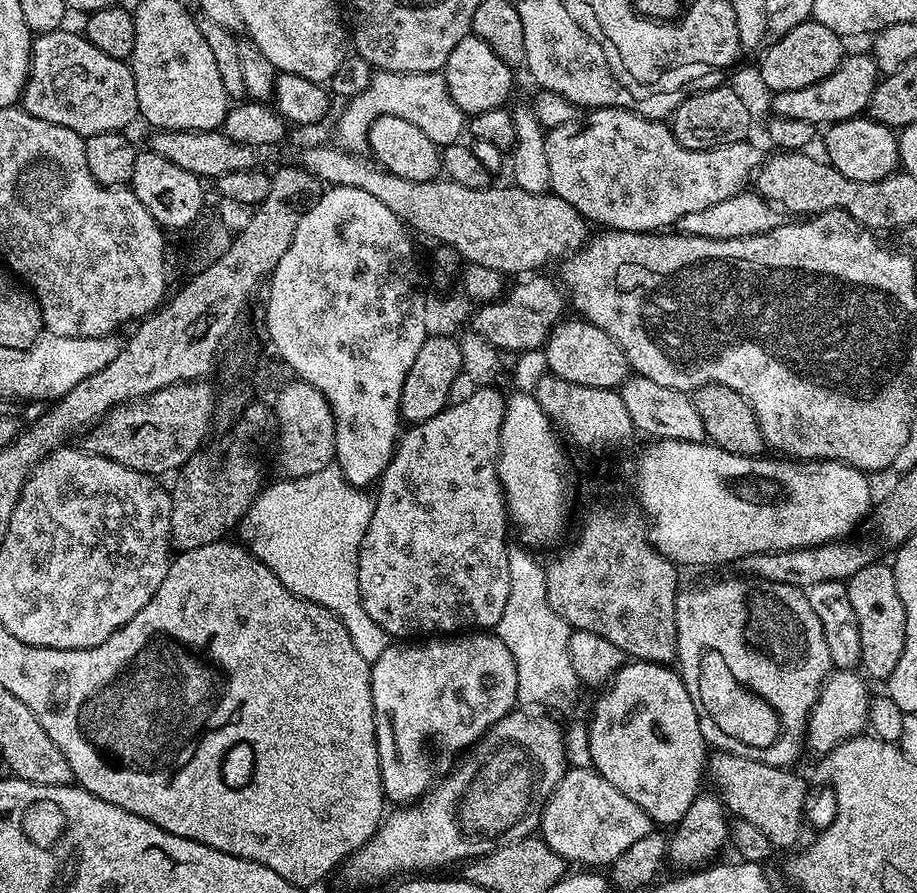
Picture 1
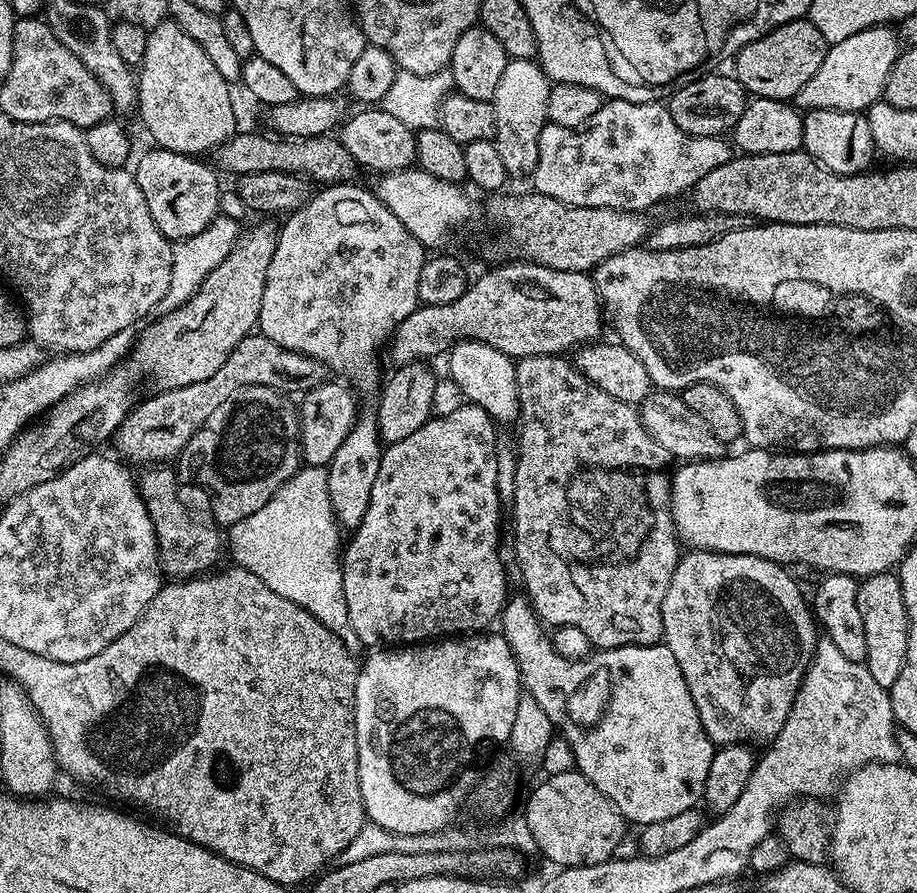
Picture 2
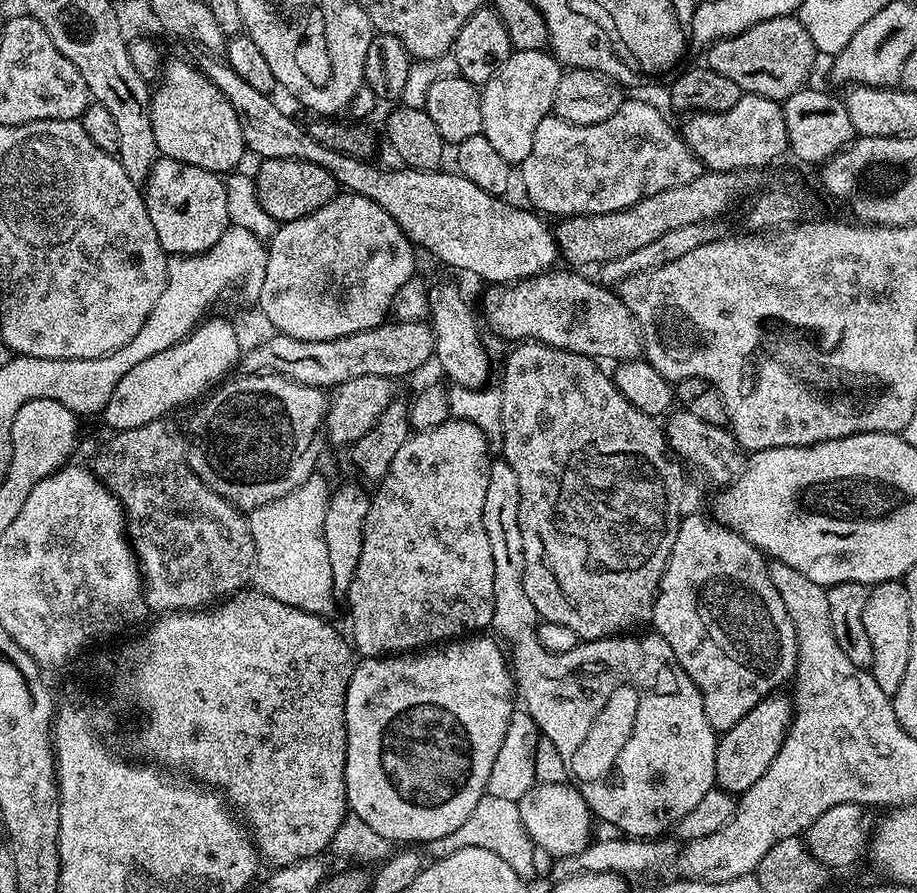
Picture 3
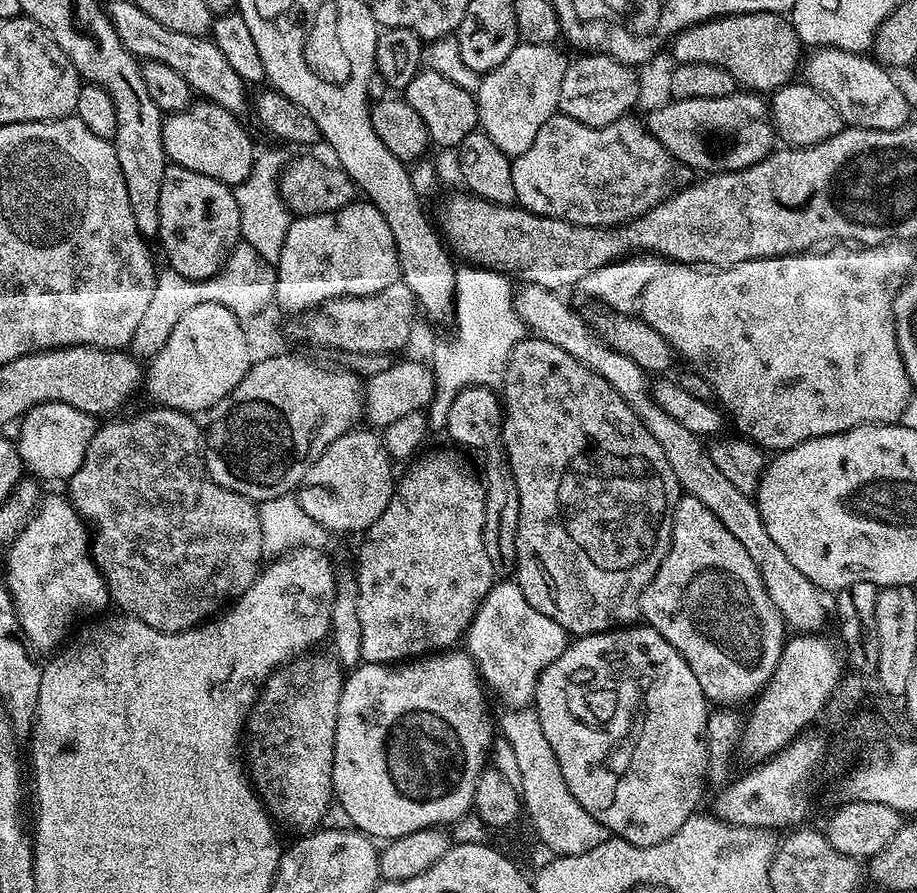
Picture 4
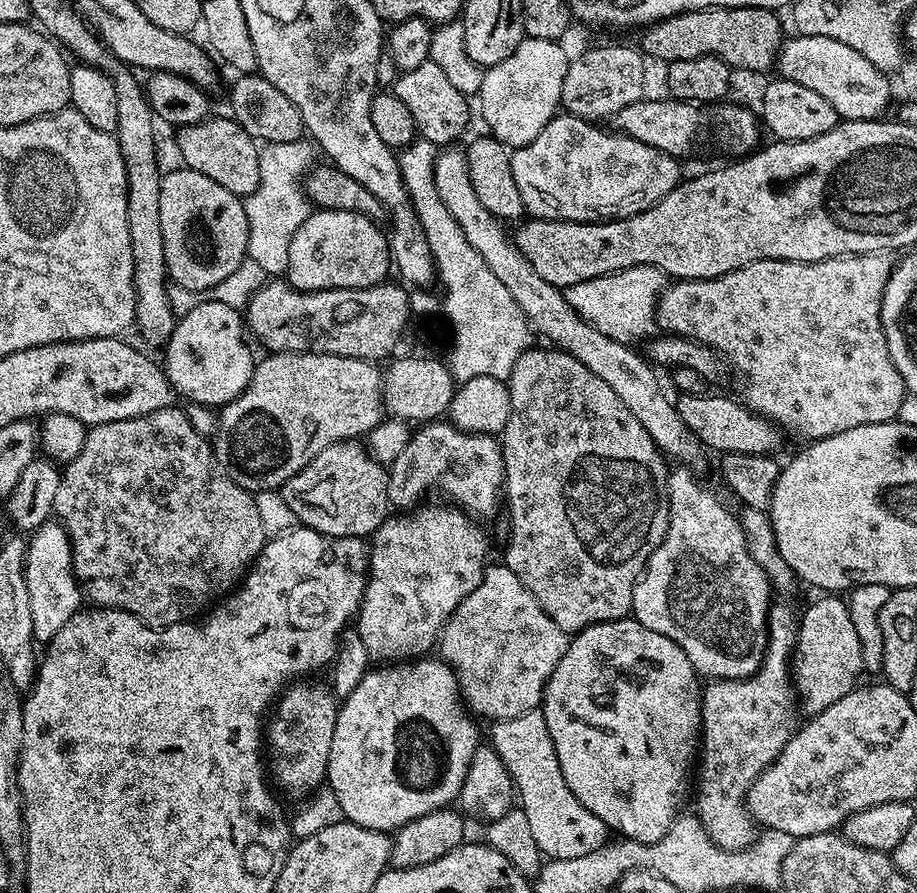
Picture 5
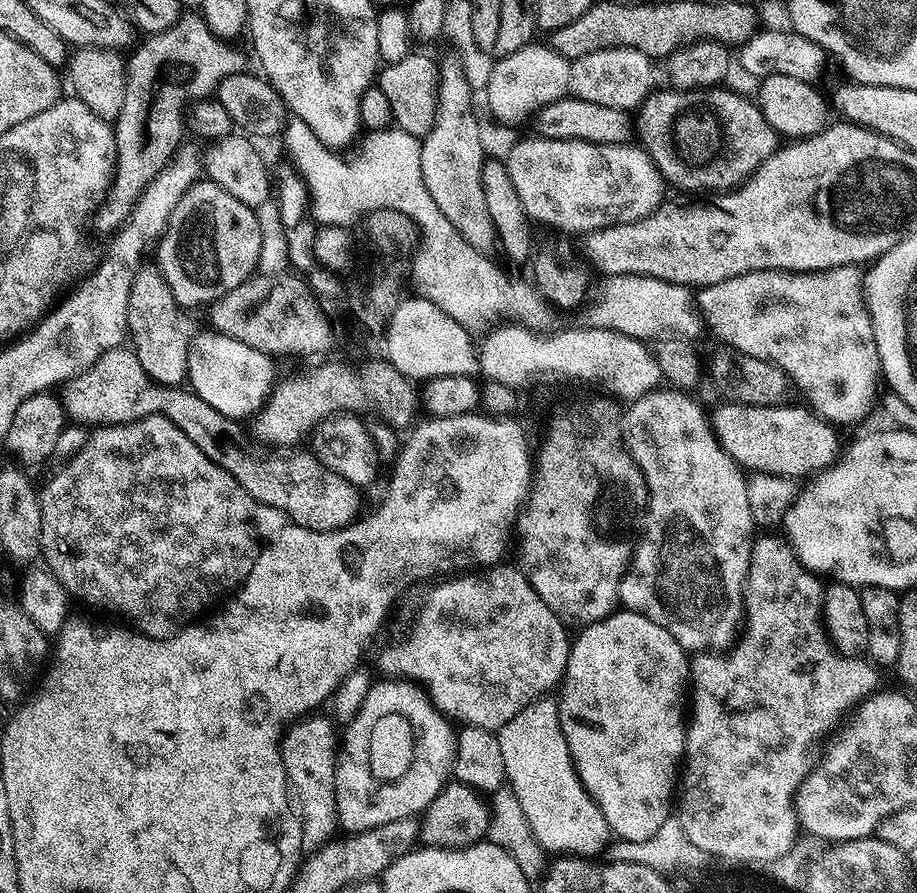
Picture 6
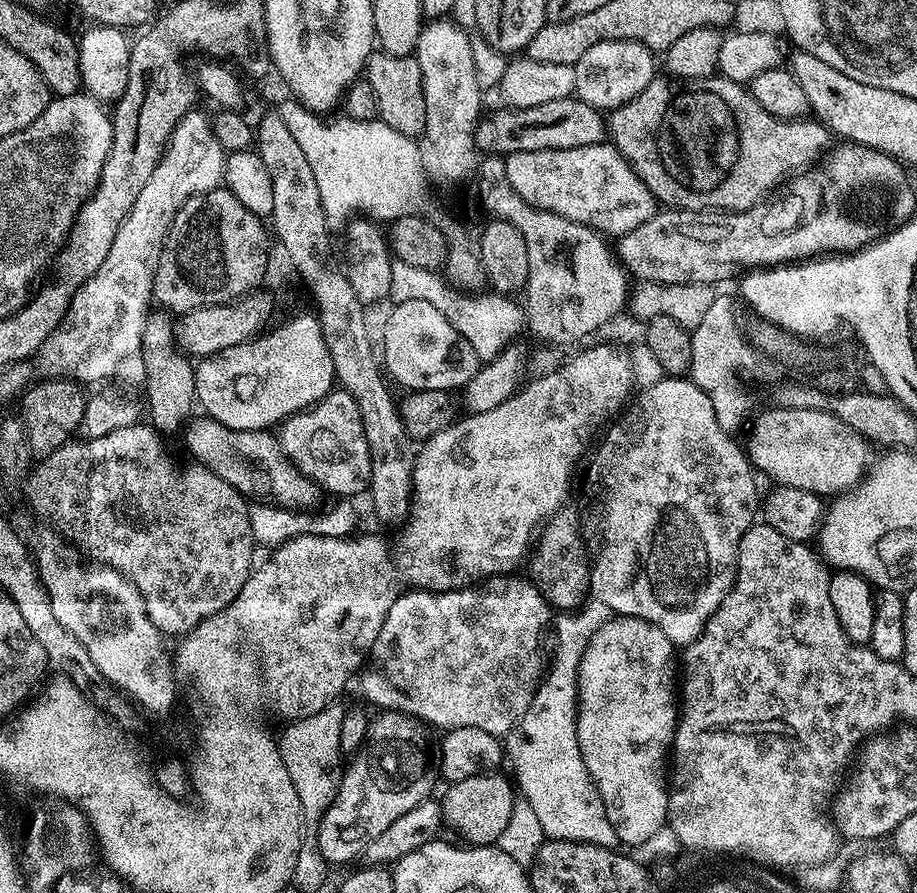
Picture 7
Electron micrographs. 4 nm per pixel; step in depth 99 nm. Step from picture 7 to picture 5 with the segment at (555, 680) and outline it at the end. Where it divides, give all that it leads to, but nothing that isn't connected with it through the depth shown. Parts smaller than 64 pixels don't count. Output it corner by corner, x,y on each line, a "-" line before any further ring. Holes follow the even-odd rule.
539,707
509,720
495,721
491,727
491,748
497,752
509,771
512,783
515,784
519,807
530,822
531,833
534,834
540,853
548,860
579,858
581,854
590,854
598,850
598,846
608,843
610,830
602,822
602,818
590,814
590,810
586,810
582,802
578,802
578,798
570,794
570,786
566,786
566,778
562,778
562,766
558,766
558,754
554,754
554,742
550,742
550,730
546,730
546,718

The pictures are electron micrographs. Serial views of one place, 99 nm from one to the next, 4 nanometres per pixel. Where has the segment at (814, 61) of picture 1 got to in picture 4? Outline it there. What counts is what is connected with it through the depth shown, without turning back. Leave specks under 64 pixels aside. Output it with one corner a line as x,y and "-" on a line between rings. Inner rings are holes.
743,12
737,16
719,16
717,20
695,24
693,28
676,33
671,41
671,48
676,64
706,62
710,66
722,66
722,70
729,72
741,89
751,90
756,94
771,94
784,84
793,83
795,76
792,75
798,72
802,64
802,45
792,21
787,15
778,12

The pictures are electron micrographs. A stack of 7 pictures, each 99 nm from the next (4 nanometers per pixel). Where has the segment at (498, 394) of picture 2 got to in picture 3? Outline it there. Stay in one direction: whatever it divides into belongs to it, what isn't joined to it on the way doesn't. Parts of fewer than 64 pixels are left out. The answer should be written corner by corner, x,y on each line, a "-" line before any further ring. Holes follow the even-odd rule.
431,285
428,288
428,314
436,339
435,363
440,363
441,370
453,380
451,383
455,387
483,389
488,380
488,352
476,330
476,316
471,306
464,301
459,286

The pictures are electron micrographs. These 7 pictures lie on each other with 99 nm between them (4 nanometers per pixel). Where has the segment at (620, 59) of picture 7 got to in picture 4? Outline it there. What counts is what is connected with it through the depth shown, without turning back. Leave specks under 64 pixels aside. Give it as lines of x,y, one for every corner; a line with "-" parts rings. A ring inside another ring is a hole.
580,54
577,57
577,60
573,59
569,63
566,78
562,78
562,91
558,93
559,115
569,116
586,126
595,128
606,126
620,116
629,115
633,111
636,99
640,96
637,69
619,64
613,56

